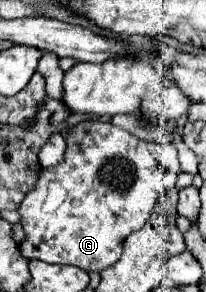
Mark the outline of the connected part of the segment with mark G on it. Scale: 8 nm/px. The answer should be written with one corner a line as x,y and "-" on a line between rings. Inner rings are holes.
100,120
80,122
74,130
70,130
70,138
66,142
68,142
68,148
66,148
64,162
60,162
58,166
46,168
40,174
40,180
38,180
36,188
32,192
28,192
28,196
24,198
24,204
20,204
20,208
18,208
18,212
22,216
22,226
24,226
24,232
26,232
26,238
20,244
20,248
22,248
24,256
30,258
30,260
42,260
42,262
52,262
52,264
72,264
72,266
78,266
82,270
98,270
100,272
100,270
108,268
110,264
114,264
118,260
118,248
122,246
126,236
130,232
134,232
134,230
140,230
146,224
146,220
150,218
150,214
152,214
156,202
160,200
162,192
176,186
176,178
180,174
178,150
172,144
154,144
154,142
140,140
134,134
130,134
128,130
122,130
122,128
118,128
118,126
110,124
110,122
100,122

